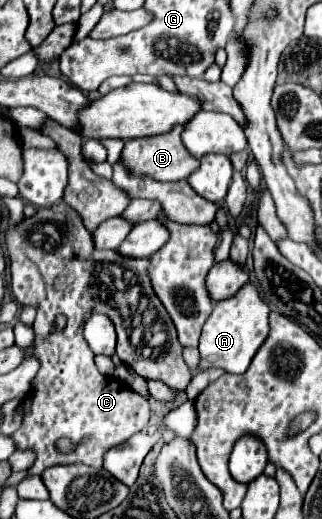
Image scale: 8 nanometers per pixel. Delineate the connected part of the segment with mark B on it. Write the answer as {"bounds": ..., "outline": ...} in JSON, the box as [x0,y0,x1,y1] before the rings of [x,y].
{"bounds":[120,126,200,182],"outline":[[[174,126],[170,132],[158,134],[156,138],[138,138],[136,142],[126,142],[120,158],[124,168],[130,170],[130,174],[148,176],[158,182],[176,182],[188,178],[196,170],[196,166],[200,166],[200,162],[192,158],[188,150],[184,150],[184,144],[180,142],[180,130],[182,126]]]}

